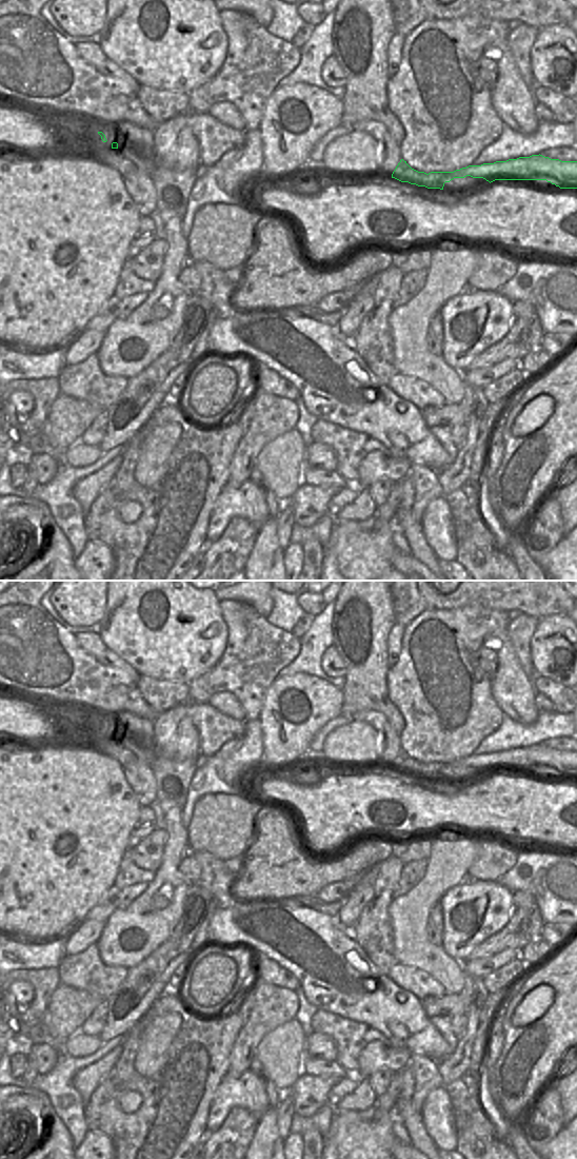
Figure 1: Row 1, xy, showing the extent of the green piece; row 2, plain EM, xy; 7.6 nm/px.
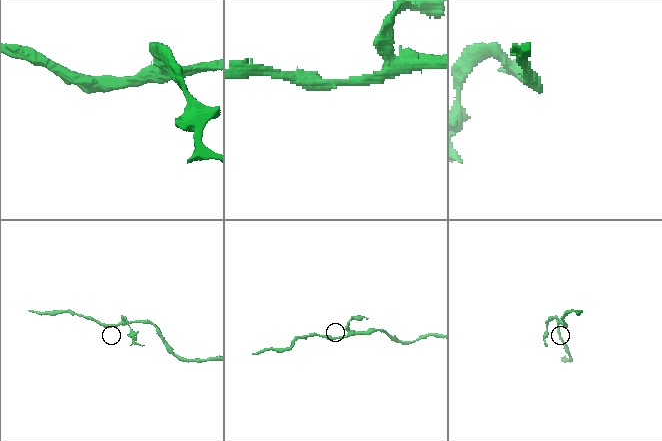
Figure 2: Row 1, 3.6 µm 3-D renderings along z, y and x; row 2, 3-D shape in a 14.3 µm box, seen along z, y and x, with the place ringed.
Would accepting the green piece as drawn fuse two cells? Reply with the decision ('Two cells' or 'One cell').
Two cells.

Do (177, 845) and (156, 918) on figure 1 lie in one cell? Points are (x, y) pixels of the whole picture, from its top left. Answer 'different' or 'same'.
same

